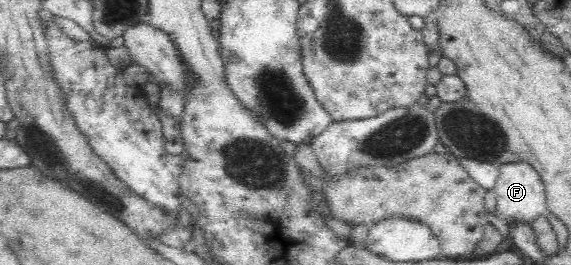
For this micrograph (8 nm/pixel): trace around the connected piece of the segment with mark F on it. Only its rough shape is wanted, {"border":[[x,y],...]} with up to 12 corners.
{"border":[[527,162],[501,164],[497,216],[531,225],[547,214],[546,189]]}

